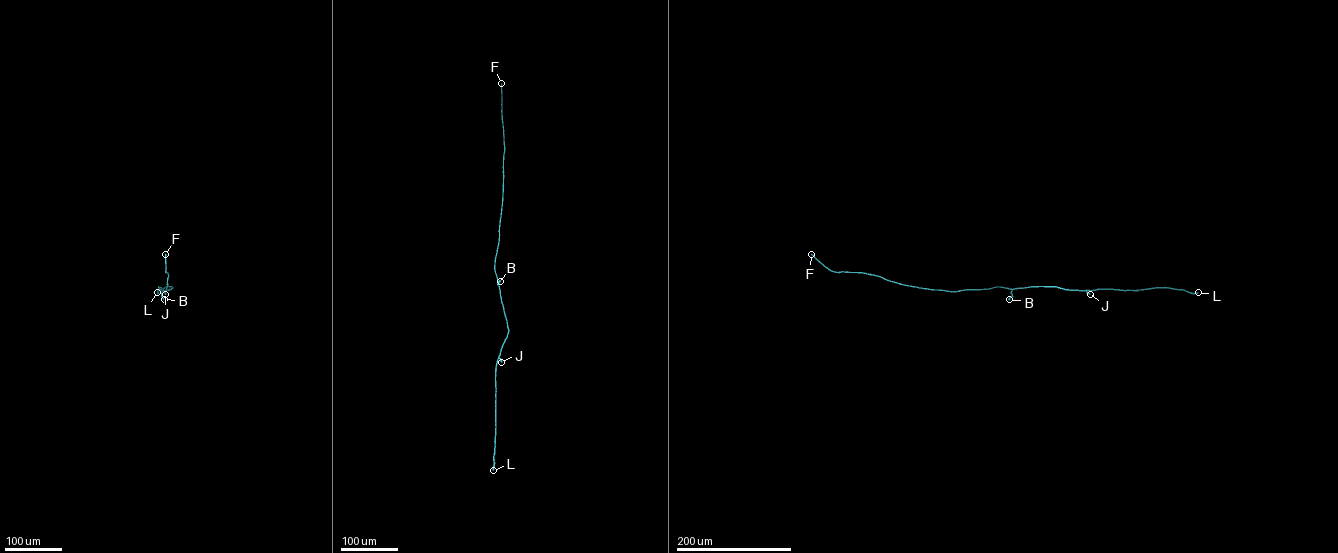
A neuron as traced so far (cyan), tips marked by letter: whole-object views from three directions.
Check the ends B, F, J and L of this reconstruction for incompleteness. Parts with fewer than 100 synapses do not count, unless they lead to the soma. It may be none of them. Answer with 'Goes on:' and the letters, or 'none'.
Goes on: F

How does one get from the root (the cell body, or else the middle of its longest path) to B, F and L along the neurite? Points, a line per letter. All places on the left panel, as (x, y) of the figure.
B: (160, 287), (164, 299)
F: (160, 287), (163, 291), (167, 285), (165, 254)
L: (160, 287), (172, 287), (161, 290), (159, 287), (157, 292)

